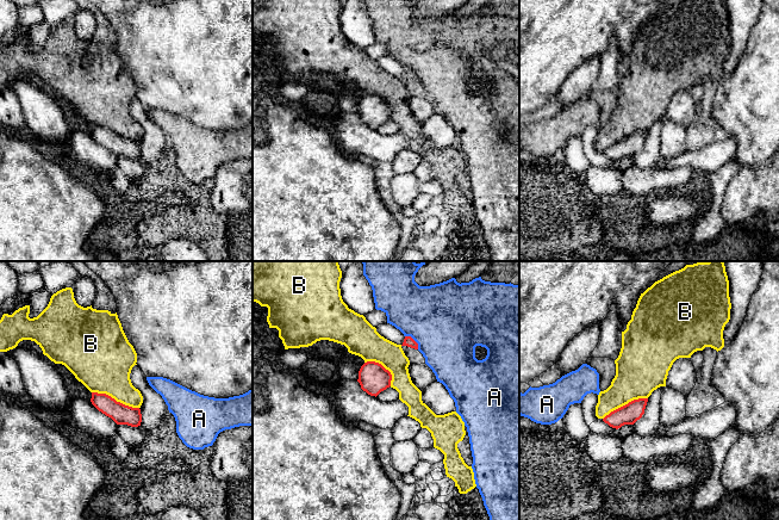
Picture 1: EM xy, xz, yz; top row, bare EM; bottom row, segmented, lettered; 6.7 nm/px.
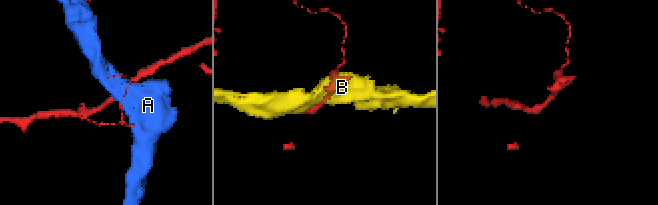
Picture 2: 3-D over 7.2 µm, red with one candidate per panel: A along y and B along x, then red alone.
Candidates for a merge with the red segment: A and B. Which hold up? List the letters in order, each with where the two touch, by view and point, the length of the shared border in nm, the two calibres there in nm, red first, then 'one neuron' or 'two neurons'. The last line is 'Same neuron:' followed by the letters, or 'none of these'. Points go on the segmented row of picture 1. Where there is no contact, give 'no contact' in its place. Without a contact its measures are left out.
A: xz (413, 340) | 130 nm | 70/480 nm | two neurons
B: xy (114, 400) | 340 nm | 140/380 nm | two neurons
Same neuron: none of these

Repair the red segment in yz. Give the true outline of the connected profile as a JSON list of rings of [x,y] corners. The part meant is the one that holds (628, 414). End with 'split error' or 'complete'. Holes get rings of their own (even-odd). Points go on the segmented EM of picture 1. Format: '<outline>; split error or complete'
[[[638,398],[611,411],[603,421],[612,428],[621,428],[624,425],[634,425],[644,414],[648,398]]]; complete

